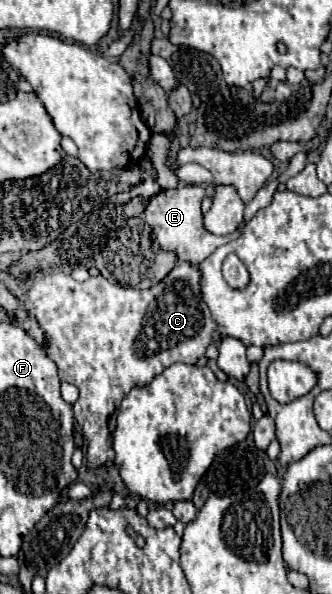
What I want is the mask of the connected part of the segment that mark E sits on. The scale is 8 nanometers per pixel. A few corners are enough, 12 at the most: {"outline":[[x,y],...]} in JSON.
{"outline":[[196,184],[160,190],[144,220],[160,248],[192,264],[232,236],[204,228]]}

